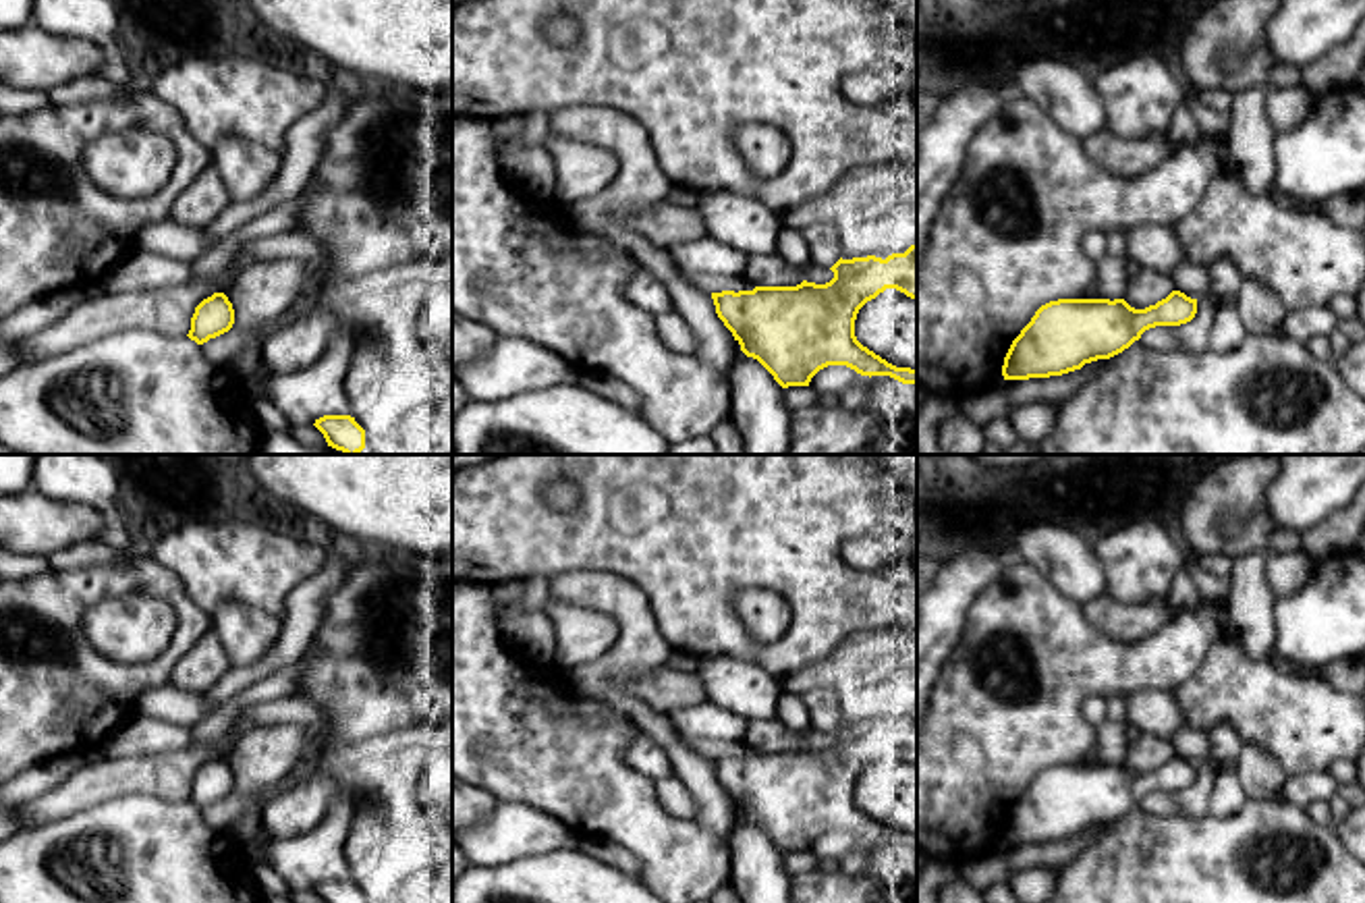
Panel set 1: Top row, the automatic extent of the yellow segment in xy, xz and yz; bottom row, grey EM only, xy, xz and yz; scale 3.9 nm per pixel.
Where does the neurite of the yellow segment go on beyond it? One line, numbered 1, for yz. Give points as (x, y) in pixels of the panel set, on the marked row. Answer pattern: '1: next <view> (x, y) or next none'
1: next none

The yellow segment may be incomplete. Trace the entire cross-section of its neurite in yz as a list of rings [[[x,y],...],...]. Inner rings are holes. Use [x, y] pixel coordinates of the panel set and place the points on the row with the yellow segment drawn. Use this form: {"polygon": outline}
{"polygon": [[[1172,291],[1145,309],[1124,299],[1058,299],[1041,305],[1012,340],[1004,380],[1050,378],[1110,359],[1155,326],[1180,326],[1195,318],[1197,299]]]}

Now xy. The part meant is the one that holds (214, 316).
{"polygon": [[[214,293],[195,307],[195,313],[191,318],[191,330],[187,336],[197,345],[203,345],[210,338],[228,332],[232,324],[234,324],[232,303],[224,293]]]}

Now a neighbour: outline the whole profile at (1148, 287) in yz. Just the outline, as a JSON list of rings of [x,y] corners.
[[[1139,268],[1131,278],[1124,301],[1135,309],[1145,309],[1166,299],[1174,291],[1170,274],[1158,272],[1153,268]]]

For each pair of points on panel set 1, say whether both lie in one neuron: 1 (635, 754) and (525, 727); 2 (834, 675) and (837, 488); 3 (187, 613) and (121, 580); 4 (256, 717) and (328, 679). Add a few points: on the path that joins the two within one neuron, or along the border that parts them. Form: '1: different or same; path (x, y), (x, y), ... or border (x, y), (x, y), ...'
1: different; border (639, 731), (627, 746), (623, 760), (654, 781)
2: different; border (830, 654), (785, 675)
3: same; path (173, 596), (156, 580), (137, 580)
4: different; border (295, 694), (318, 706), (320, 721), (316, 725)

